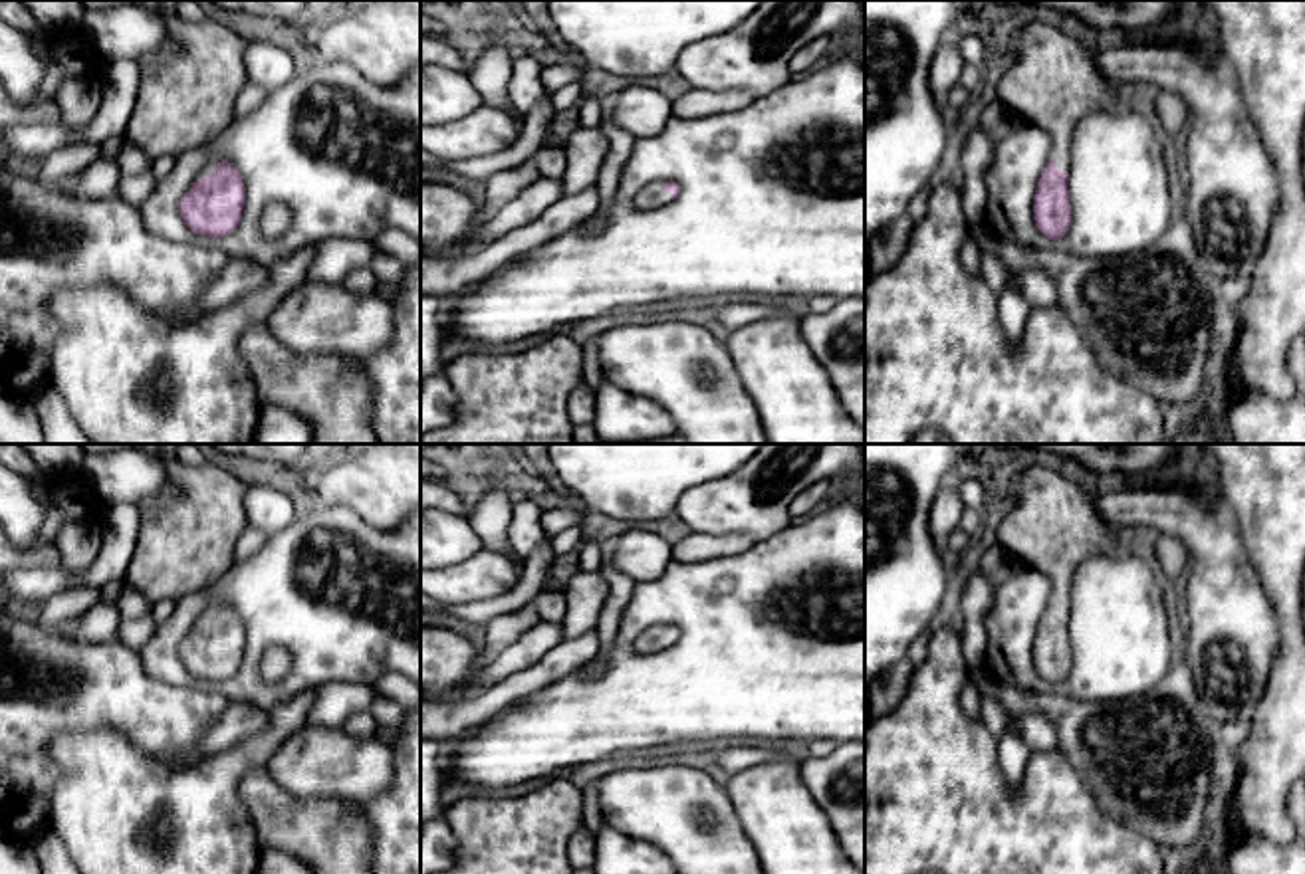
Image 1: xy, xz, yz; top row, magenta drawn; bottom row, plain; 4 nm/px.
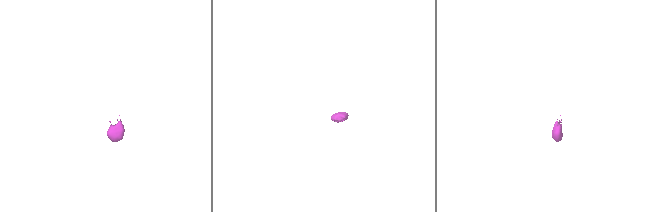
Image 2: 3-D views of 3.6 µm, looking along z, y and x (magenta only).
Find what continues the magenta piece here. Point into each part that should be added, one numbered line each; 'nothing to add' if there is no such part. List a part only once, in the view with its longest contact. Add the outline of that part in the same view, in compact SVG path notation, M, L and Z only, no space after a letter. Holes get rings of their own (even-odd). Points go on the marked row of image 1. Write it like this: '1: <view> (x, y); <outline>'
1: yz (1054, 84); M1051 24L1021 30L1021 52L998 65L990 93L1025 125L1051 137L1049 161L1069 172L1075 125L1093 111L1121 105L1119 87L1099 73L1093 52Z

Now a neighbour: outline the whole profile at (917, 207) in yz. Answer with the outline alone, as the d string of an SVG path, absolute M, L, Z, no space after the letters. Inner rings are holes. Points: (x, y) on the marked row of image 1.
M928 184L928 186L924 186L922 190L918 190L918 192L912 196L912 200L908 202L904 214L906 214L914 224L918 224L918 222L924 218L926 208L928 208L928 200L930 200L930 192L932 192L932 186Z

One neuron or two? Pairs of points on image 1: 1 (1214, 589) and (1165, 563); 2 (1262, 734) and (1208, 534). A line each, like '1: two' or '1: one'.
1: two
2: two

